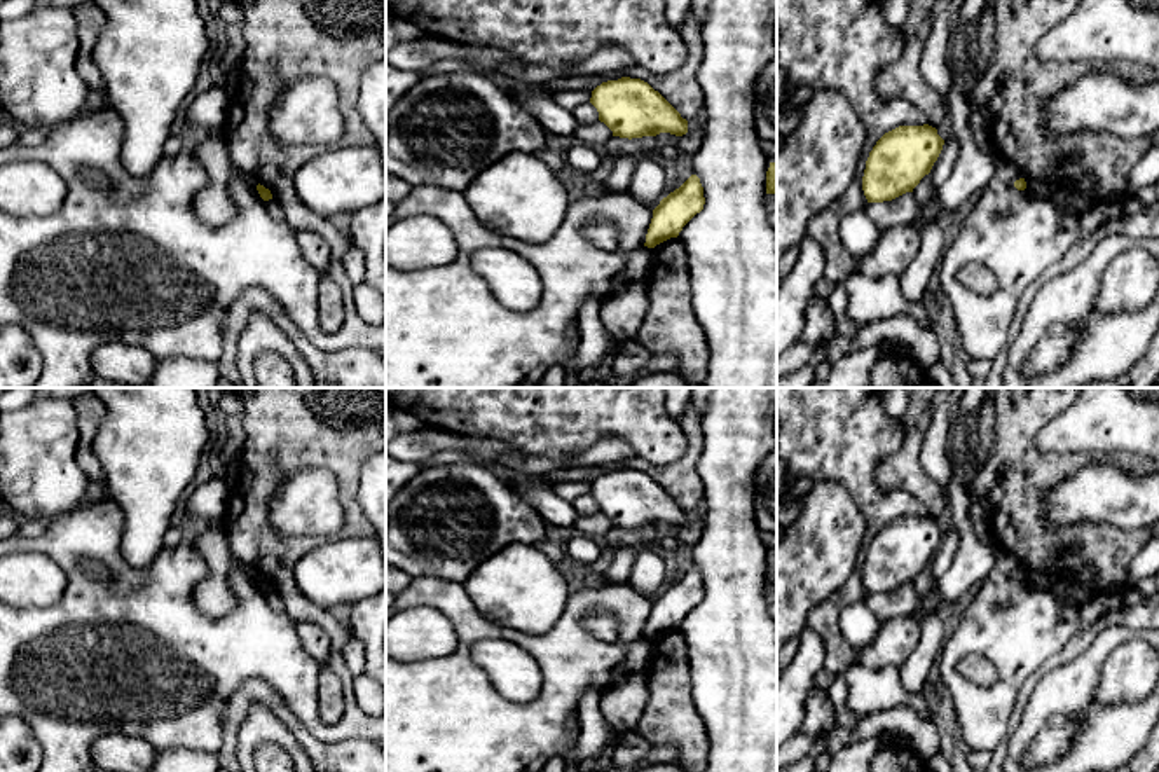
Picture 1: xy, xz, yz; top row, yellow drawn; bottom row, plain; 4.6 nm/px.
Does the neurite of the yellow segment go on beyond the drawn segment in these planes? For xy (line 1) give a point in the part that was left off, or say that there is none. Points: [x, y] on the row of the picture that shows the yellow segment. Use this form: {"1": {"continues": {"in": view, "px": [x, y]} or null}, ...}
{"1": {"continues": null}}

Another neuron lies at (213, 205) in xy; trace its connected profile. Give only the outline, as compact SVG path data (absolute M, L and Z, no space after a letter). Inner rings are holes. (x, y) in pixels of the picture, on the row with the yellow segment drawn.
M208 133L208 136L197 143L192 157L209 176L208 185L195 194L192 210L204 224L222 227L237 215L227 183L234 178L241 178L250 187L257 189L258 182L232 162L227 136Z

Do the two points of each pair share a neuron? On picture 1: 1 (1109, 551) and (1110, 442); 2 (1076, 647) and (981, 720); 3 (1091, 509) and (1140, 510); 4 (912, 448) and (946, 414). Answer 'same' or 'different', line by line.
1: different
2: different
3: same
4: different

